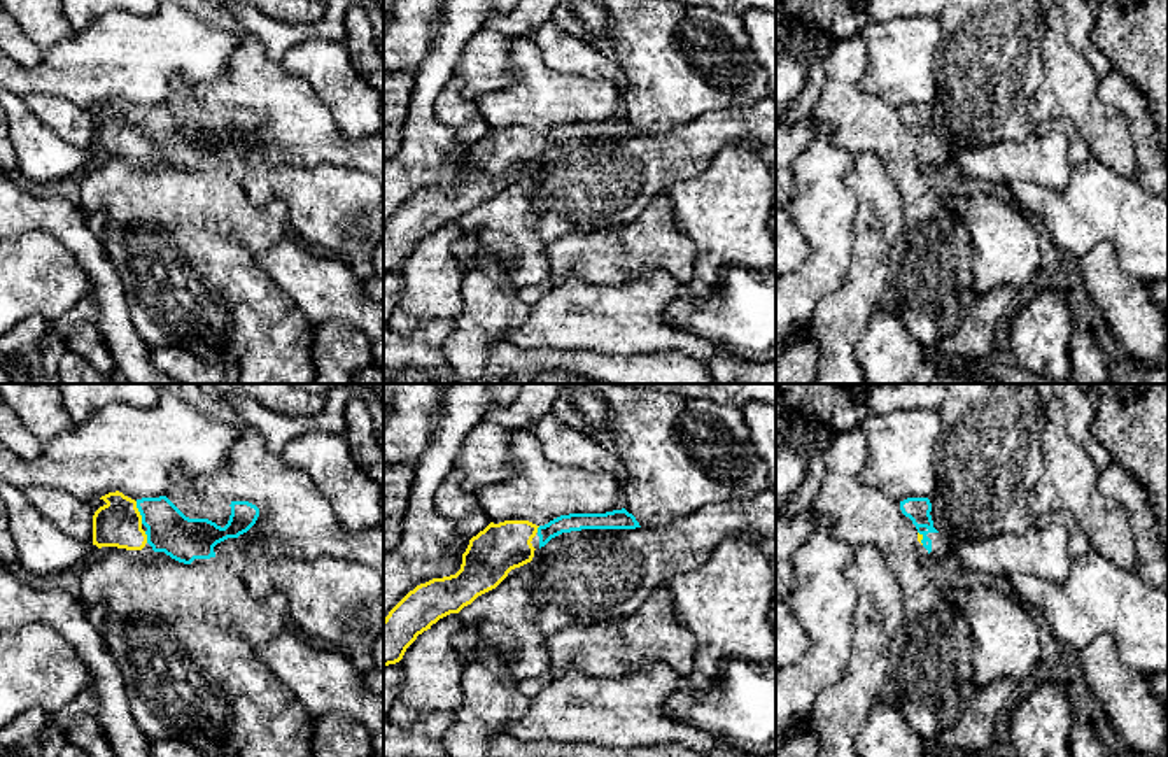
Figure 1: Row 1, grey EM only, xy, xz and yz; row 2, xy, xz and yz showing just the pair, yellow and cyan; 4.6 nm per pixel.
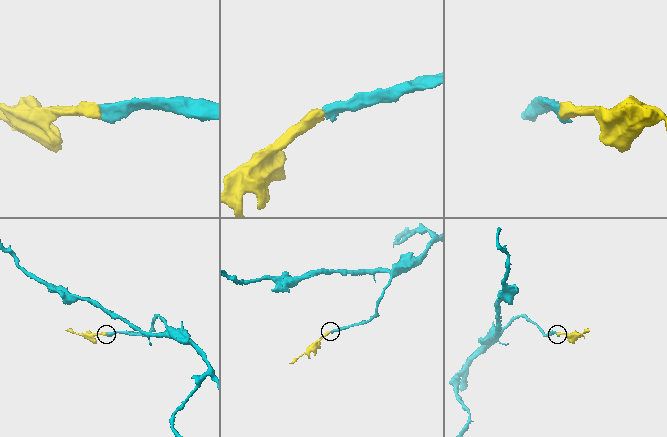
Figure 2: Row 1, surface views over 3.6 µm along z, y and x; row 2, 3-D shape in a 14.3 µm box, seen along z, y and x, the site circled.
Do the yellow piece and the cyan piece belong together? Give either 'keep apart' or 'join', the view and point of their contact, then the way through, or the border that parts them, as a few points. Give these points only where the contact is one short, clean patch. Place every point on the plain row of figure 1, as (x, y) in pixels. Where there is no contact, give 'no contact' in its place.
join; contact xy (139, 120); way xy (118, 130), (125, 123), (139, 120), (151, 120), (168, 137)

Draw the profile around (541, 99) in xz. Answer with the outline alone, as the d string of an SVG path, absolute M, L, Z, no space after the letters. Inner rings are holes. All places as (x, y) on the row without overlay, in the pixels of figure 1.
M525 35L510 37L510 60L518 81L476 100L494 131L529 128L545 133L560 123L623 116L623 95L613 82L550 70L538 46Z

